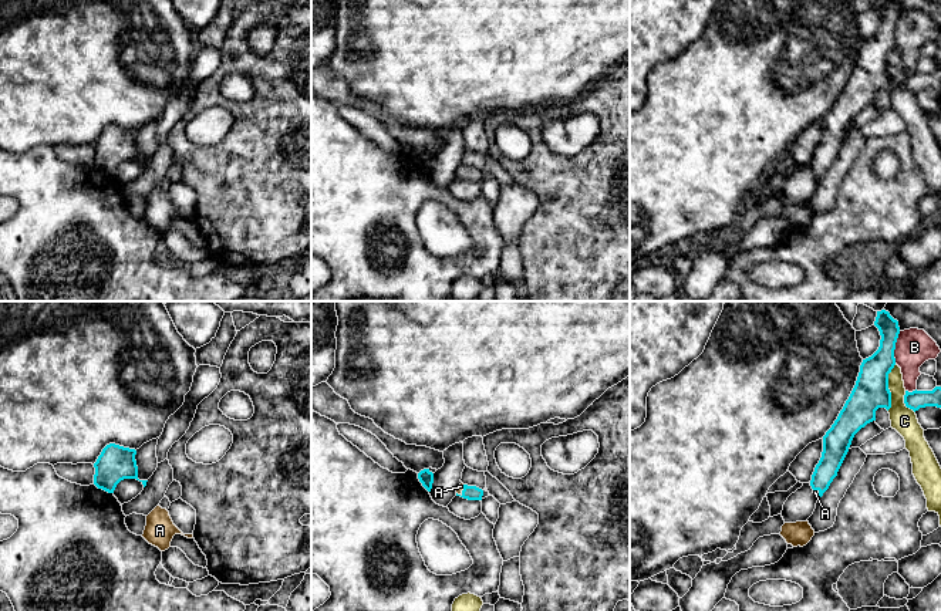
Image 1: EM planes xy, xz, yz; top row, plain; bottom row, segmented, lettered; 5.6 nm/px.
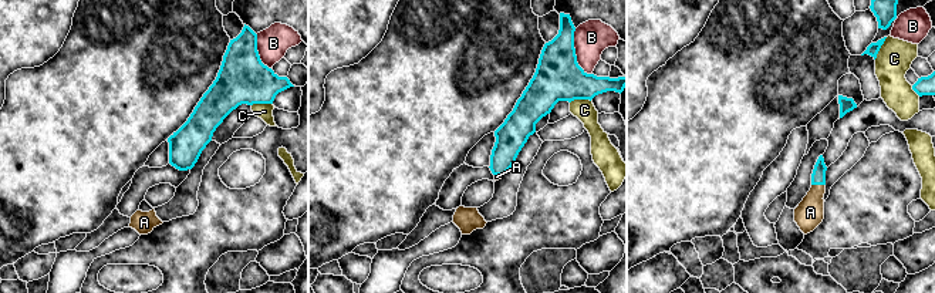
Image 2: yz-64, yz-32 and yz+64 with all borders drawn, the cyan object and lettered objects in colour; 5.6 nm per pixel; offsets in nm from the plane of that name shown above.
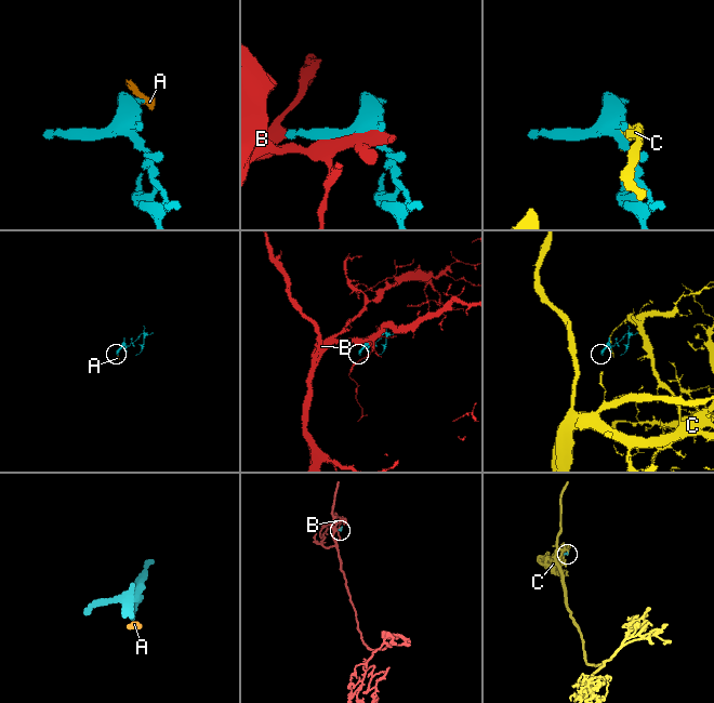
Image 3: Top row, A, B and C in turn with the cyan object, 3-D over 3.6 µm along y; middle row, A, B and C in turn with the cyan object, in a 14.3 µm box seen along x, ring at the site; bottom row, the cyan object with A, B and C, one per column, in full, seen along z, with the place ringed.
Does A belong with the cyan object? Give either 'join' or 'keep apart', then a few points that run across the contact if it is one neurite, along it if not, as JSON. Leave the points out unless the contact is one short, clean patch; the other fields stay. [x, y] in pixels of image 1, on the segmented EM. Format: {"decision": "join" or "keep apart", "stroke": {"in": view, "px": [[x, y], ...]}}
{"decision": "join", "stroke": {"in": "xz", "px": [[469, 492], [462, 490], [461, 486]]}}

